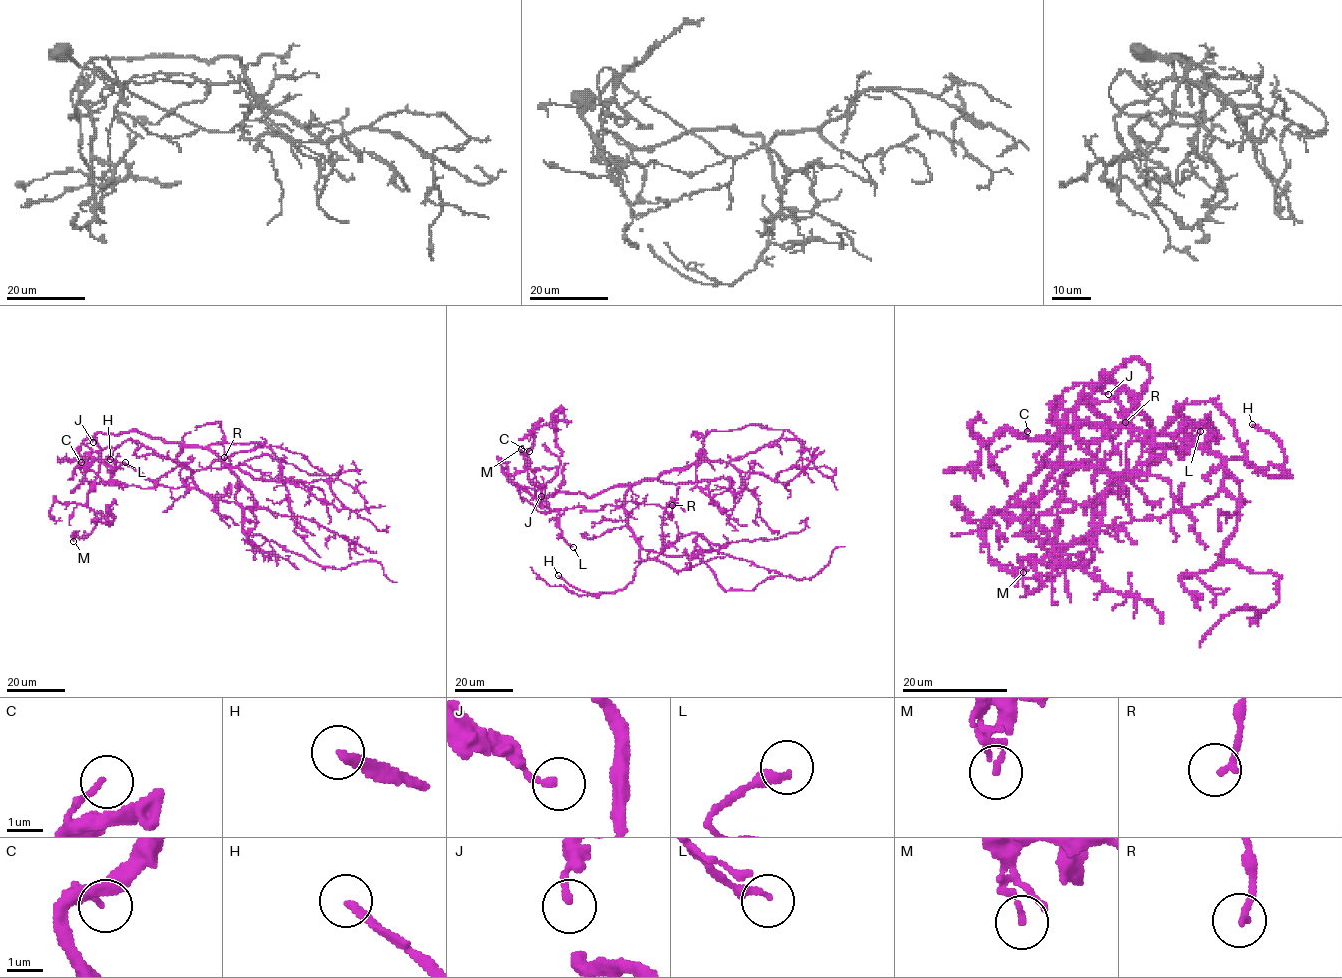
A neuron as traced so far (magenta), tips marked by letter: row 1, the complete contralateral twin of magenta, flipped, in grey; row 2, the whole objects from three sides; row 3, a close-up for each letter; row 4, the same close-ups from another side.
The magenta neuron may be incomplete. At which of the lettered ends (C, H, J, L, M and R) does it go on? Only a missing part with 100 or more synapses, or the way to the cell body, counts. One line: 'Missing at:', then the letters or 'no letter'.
Missing at: H

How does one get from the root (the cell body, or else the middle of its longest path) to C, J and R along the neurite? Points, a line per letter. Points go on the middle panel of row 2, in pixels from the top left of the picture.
C: (628, 521), (628, 485), (590, 496), (555, 493), (544, 507), (511, 484), (529, 451)
J: (628, 521), (628, 485), (590, 496), (555, 493), (542, 500), (544, 507), (508, 478), (527, 465), (541, 496)
R: (628, 521), (624, 493), (632, 485), (631, 491), (643, 499), (645, 504), (659, 504), (670, 519), (672, 505)

